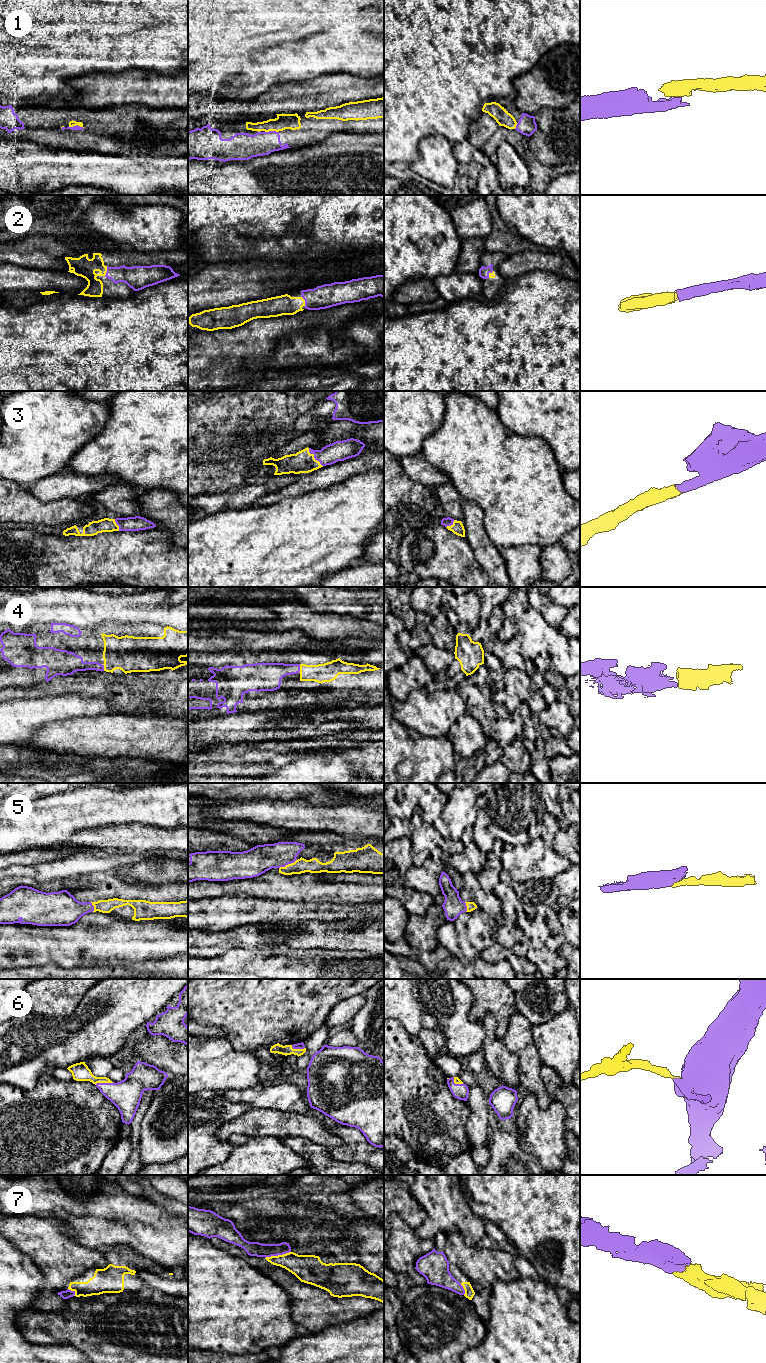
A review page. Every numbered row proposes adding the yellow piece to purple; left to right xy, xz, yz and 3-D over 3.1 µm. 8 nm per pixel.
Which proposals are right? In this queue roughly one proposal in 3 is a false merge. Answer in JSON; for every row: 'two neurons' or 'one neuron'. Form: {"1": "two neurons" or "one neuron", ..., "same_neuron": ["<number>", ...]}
{"1": "one neuron", "2": "one neuron", "3": "one neuron", "4": "one neuron", "5": "one neuron", "6": "one neuron", "7": "one neuron", "same_neuron": ["1", "2", "3", "4", "5", "6", "7"]}

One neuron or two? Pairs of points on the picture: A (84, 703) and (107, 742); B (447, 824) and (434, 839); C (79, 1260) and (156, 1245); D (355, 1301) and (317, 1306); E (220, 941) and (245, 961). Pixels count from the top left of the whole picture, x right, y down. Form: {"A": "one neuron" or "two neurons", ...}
{"A": "two neurons", "B": "two neurons", "C": "two neurons", "D": "one neuron", "E": "two neurons"}

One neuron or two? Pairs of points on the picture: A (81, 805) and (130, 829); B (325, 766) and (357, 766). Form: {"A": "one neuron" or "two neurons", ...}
{"A": "two neurons", "B": "two neurons"}

